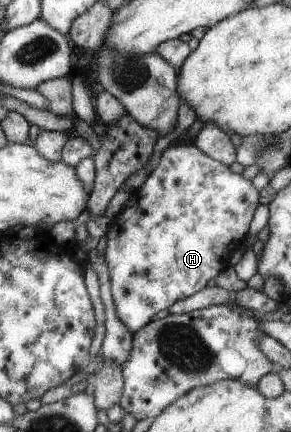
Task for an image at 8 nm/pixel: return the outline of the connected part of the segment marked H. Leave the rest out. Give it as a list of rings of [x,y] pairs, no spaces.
[[[195,145],[167,148],[141,188],[132,191],[124,210],[111,219],[103,260],[110,274],[110,292],[114,308],[130,334],[152,321],[159,311],[202,290],[214,276],[230,264],[230,250],[240,244],[252,222],[260,192],[250,178],[232,172],[230,166],[213,160]]]

